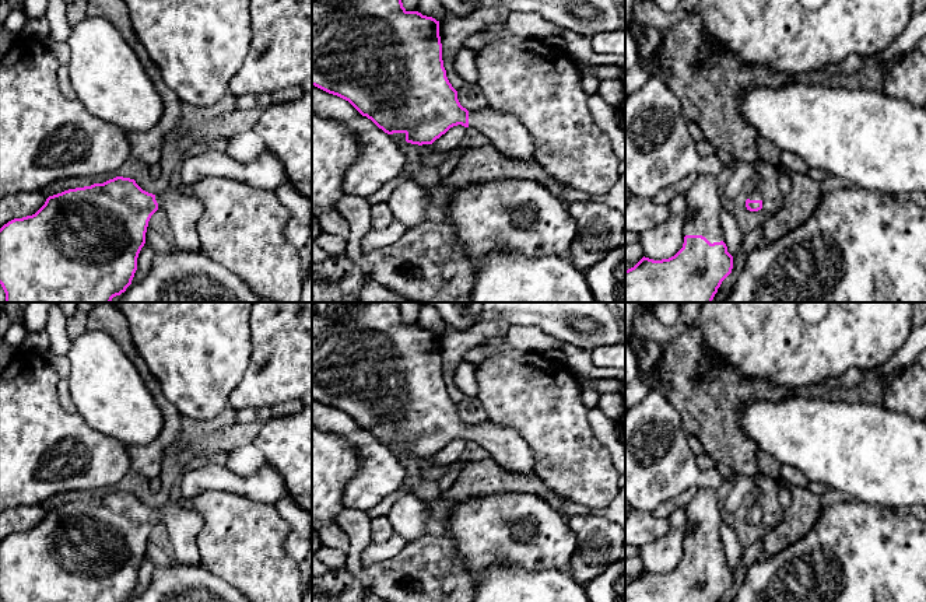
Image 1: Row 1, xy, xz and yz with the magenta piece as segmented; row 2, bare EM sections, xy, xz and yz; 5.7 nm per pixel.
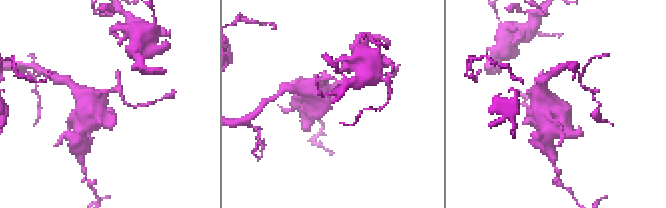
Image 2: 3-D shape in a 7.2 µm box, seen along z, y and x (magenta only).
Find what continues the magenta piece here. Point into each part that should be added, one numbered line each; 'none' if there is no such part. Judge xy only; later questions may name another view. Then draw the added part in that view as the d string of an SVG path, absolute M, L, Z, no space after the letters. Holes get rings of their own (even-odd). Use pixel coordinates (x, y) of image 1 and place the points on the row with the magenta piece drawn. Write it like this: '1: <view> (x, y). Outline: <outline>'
1: xy (183, 212). Outline: M176 189L155 195L158 209L168 214L173 246L180 251L201 251L196 224L203 214L203 203Z

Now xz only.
1: xz (507, 133). Outline: M488 106L477 112L470 111L469 126L485 134L490 144L504 155L534 162L533 139L516 116Z

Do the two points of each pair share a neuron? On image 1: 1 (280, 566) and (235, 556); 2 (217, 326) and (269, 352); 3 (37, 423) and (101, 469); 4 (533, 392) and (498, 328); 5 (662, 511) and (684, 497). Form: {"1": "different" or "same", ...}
{"1": "same", "2": "different", "3": "same", "4": "different", "5": "same"}

